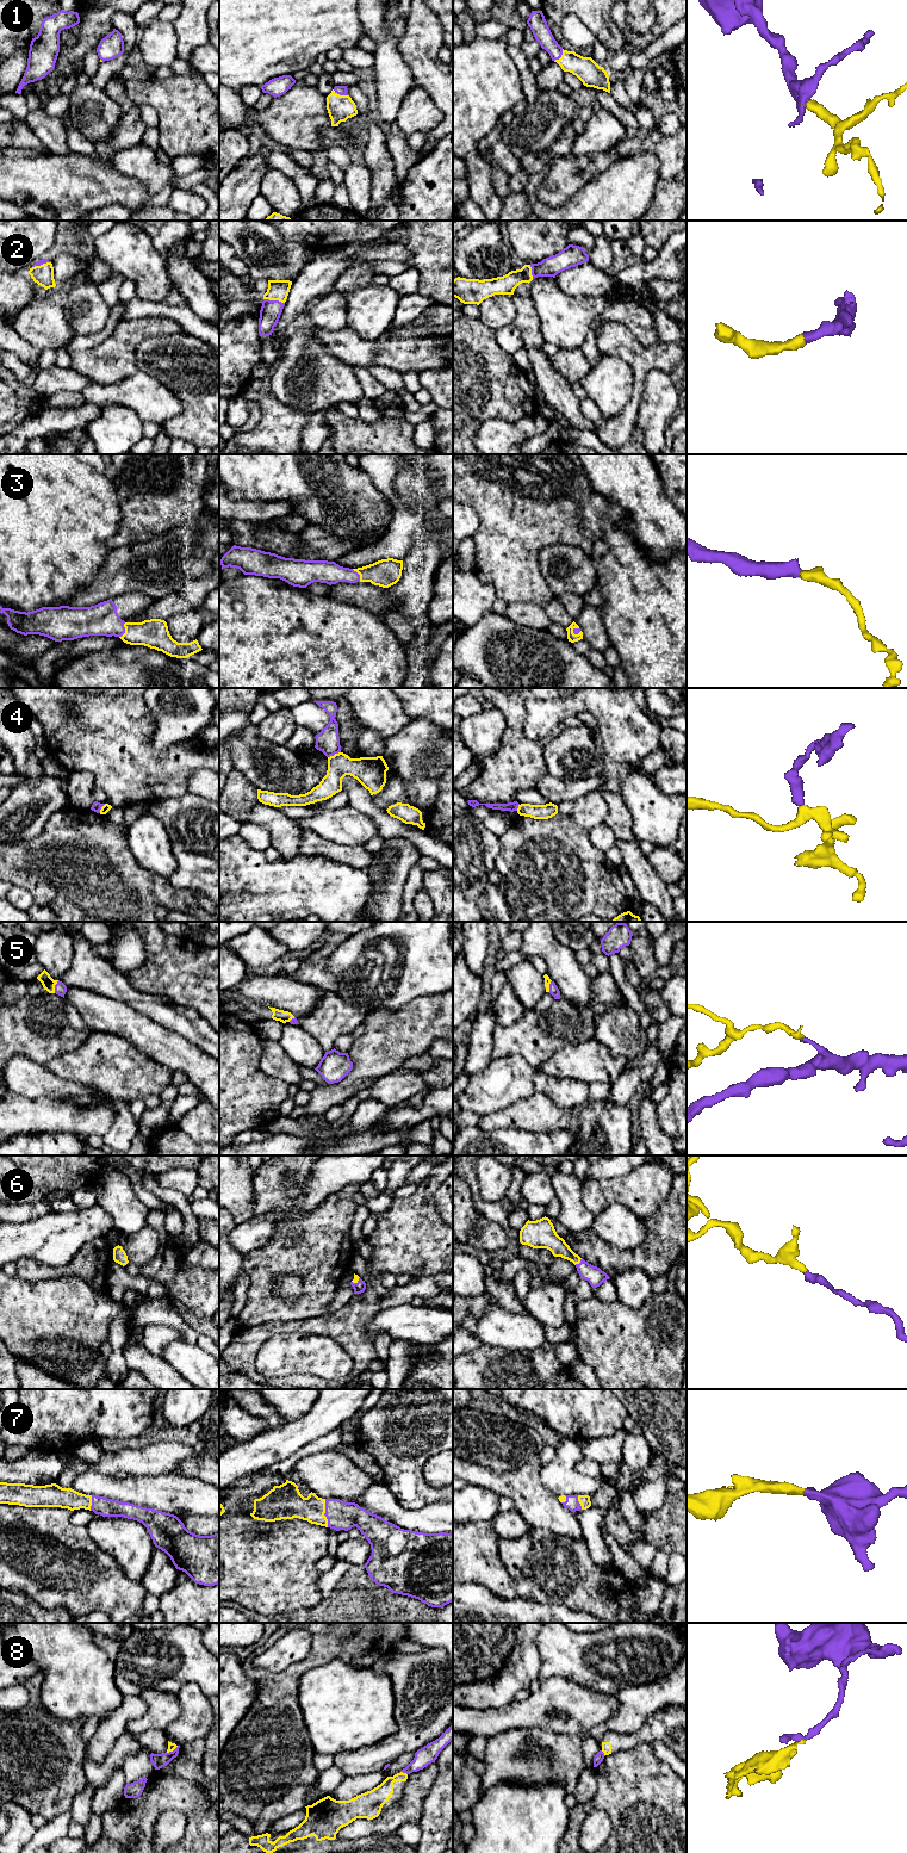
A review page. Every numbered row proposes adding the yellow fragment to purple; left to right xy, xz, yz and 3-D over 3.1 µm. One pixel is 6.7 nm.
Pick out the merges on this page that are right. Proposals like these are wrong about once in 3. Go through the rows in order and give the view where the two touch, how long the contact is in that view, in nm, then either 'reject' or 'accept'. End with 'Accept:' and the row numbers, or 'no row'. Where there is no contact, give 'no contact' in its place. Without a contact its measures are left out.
1: contact in xz; length 110 nm; accept
2: contact in xz; length 150 nm; accept
3: contact in xy; length 110 nm; accept
4: contact in xz; length 100 nm; reject
5: contact in xy; length 90 nm; accept
6: contact in yz; length 70 nm; accept
7: contact in xz; length 190 nm; accept
8: contact in xz; length 60 nm; reject
Accept: 1, 2, 3, 5, 6, 7

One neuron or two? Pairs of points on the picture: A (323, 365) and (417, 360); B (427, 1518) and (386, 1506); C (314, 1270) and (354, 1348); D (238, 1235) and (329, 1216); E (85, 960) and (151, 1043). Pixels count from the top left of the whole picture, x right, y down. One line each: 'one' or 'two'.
A: two
B: one
C: two
D: two
E: two

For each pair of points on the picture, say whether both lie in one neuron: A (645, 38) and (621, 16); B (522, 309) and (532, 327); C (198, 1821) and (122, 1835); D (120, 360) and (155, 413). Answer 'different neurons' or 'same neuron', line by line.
A: same neuron
B: same neuron
C: same neuron
D: different neurons

